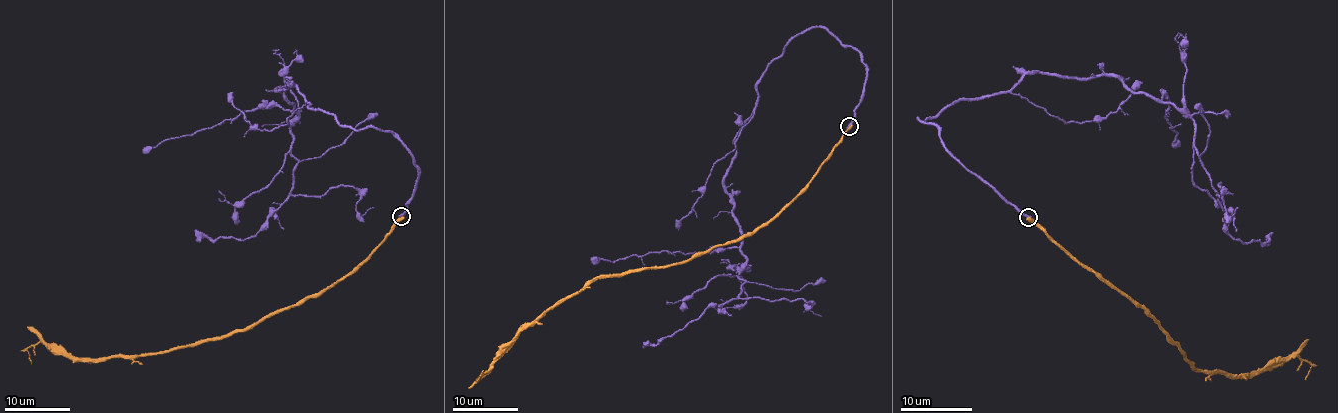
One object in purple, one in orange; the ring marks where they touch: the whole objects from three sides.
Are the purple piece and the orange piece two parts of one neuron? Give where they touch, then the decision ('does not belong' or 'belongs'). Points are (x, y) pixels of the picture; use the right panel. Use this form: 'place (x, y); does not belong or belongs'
place (1028, 217); does not belong

